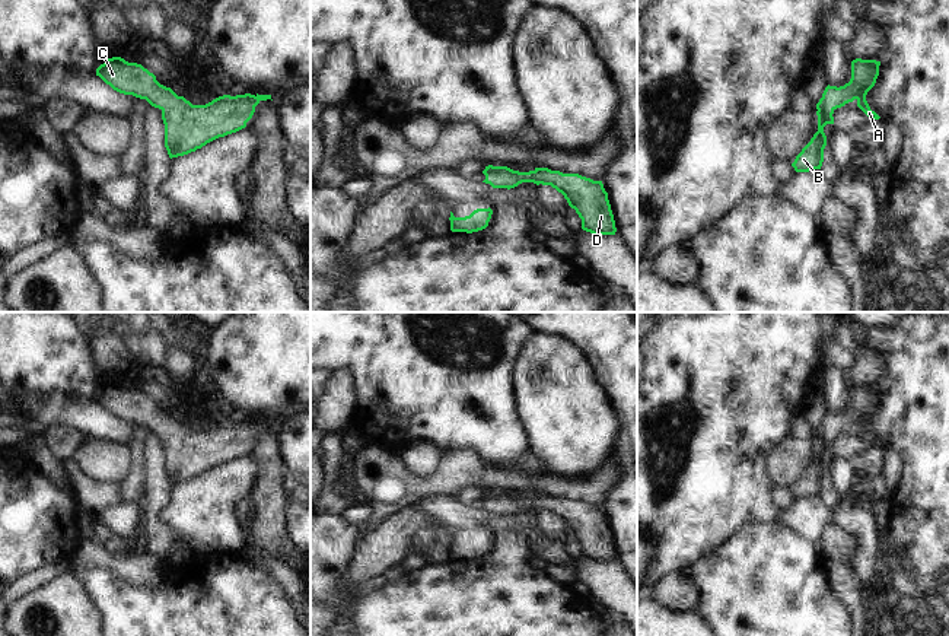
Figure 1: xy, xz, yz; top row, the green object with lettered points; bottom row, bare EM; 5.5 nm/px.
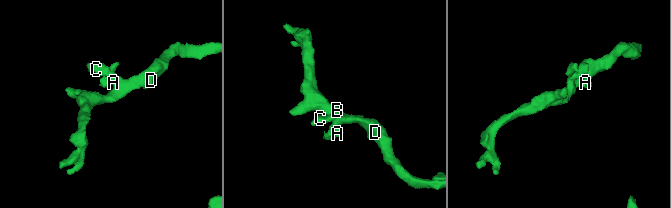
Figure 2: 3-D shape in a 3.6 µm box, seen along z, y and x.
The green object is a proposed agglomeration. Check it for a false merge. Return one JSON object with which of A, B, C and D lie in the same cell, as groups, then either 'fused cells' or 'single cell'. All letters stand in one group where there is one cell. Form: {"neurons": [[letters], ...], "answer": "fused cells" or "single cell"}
{"neurons": [["A", "B", "C", "D"]], "answer": "single cell"}

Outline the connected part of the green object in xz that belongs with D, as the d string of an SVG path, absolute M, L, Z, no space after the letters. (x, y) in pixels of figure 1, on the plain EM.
M488 492L483 497L493 515L515 515L522 509L551 512L564 522L569 532L582 546L582 556L593 562L615 562L615 547L602 508L593 508L579 500L563 500L548 495L529 499L513 497L507 493Z

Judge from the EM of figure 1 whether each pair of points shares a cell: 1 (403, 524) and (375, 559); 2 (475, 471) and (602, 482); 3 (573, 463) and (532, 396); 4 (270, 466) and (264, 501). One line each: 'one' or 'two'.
1: one
2: one
3: one
4: one

